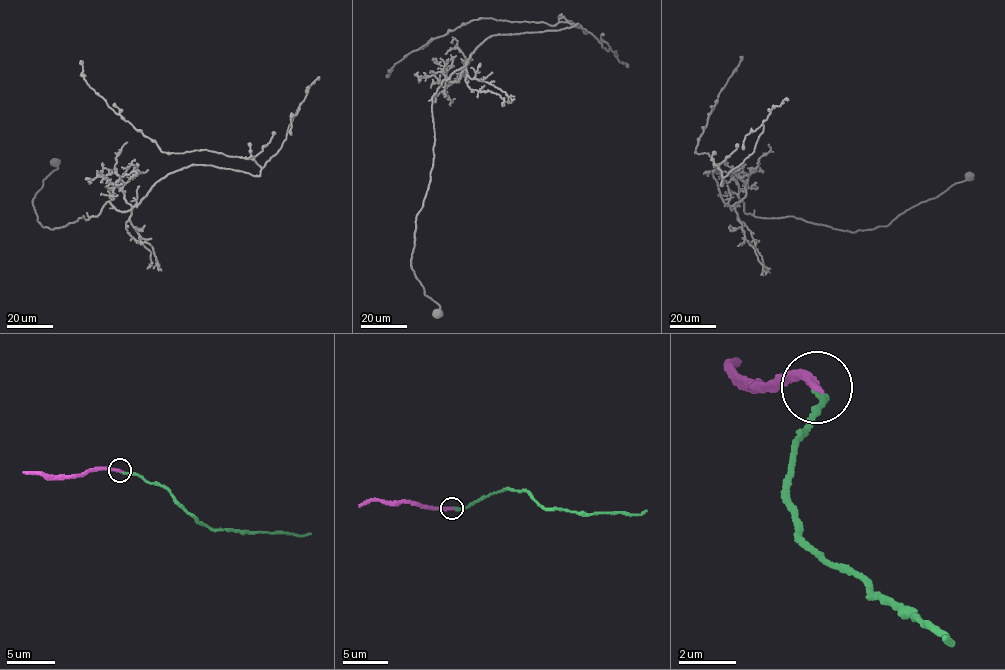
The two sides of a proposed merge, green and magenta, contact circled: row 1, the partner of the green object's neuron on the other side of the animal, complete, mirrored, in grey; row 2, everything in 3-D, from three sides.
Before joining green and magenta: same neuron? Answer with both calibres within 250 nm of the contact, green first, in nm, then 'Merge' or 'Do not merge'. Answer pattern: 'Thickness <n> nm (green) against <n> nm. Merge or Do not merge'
Thickness 240 nm (green) against 240 nm. Do not merge

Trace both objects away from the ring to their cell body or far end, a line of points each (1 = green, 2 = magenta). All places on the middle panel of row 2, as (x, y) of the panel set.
1: (451, 509), (469, 506), (497, 491), (524, 491), (549, 510), (569, 509), (586, 514), (646, 511)
2: (451, 509), (420, 507), (403, 501), (363, 501), (358, 506)

